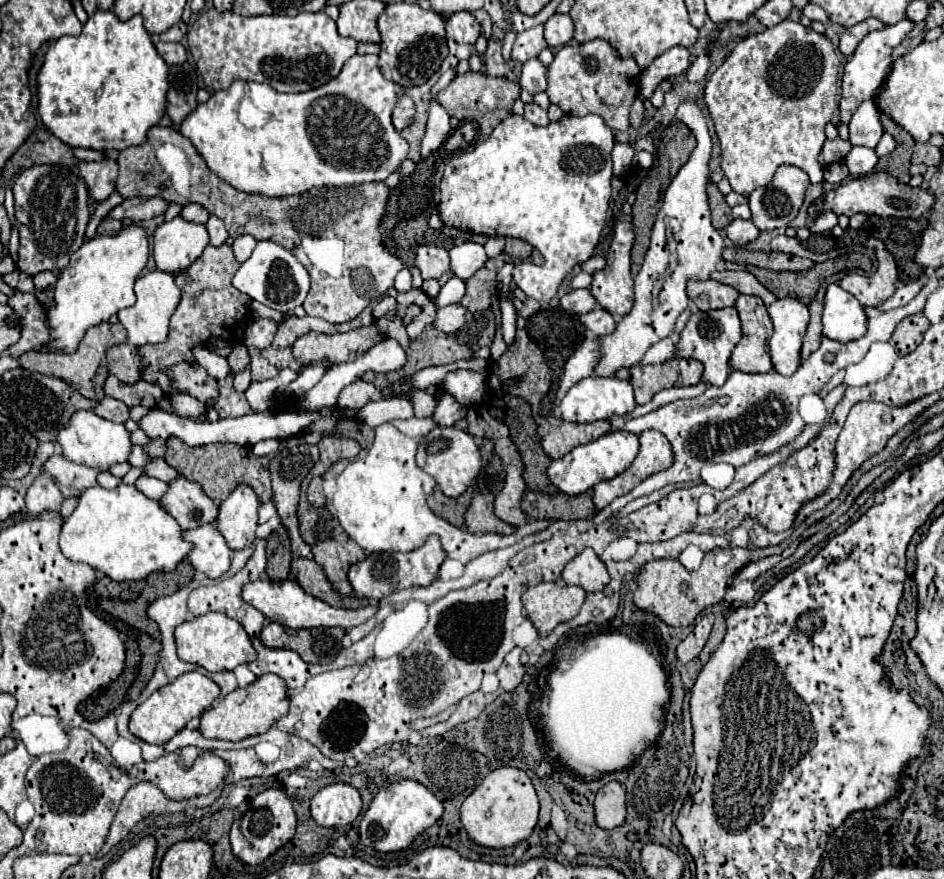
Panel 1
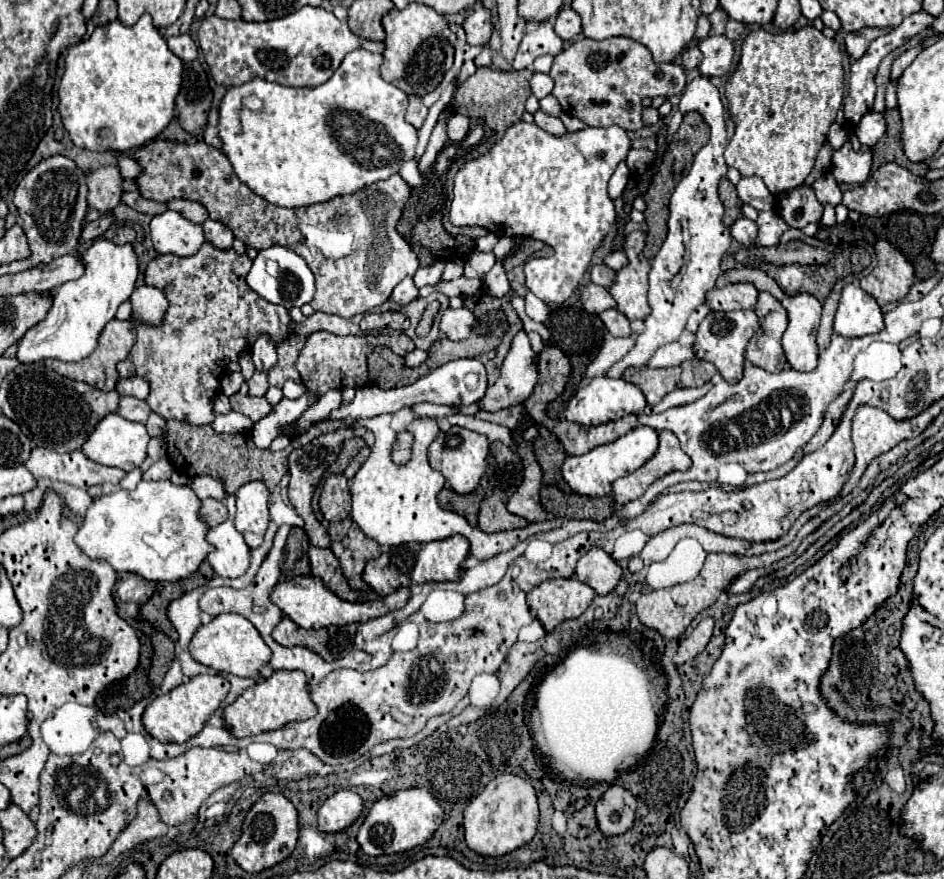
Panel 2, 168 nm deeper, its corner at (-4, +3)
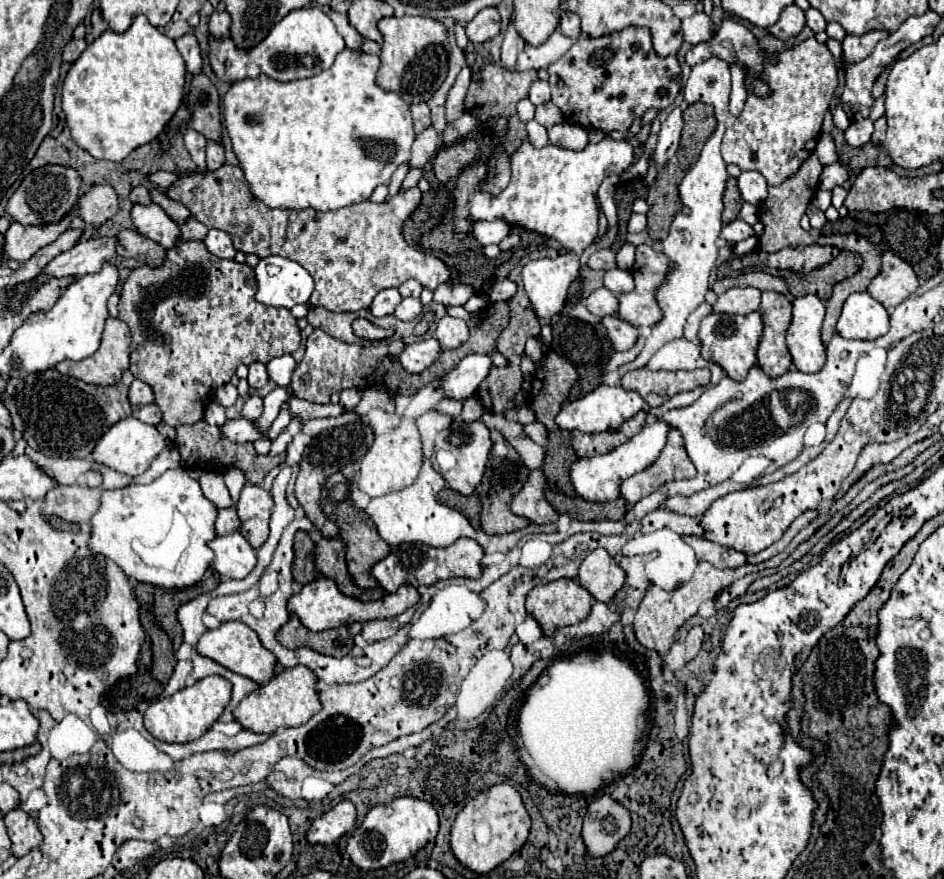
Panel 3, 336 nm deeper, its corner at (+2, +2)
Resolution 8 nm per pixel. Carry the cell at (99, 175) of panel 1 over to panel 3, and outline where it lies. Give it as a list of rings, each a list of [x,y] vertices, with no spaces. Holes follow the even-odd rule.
[[[93,185],[79,197],[79,217],[89,225],[103,225],[117,209],[117,195],[111,185]]]

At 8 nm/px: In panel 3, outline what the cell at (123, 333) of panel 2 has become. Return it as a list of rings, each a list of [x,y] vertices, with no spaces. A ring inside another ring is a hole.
[[[109,317],[105,321],[105,331],[101,347],[95,355],[83,361],[61,361],[57,365],[59,373],[81,379],[93,385],[115,385],[123,371],[129,369],[131,351],[131,331],[121,319]]]

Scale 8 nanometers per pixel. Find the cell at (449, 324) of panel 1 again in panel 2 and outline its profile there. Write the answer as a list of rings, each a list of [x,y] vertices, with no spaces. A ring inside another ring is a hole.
[[[447,308],[441,316],[439,328],[449,340],[463,340],[469,334],[473,322],[475,322],[475,316],[469,308],[459,308],[459,310]]]

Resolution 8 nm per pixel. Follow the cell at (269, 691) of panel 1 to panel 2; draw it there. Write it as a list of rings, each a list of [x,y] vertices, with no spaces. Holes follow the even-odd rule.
[[[277,670],[273,676],[259,680],[253,688],[247,688],[233,704],[225,706],[223,722],[235,738],[261,734],[267,730],[277,730],[293,720],[307,720],[317,712],[315,704],[309,700],[309,686],[303,672],[297,670]]]

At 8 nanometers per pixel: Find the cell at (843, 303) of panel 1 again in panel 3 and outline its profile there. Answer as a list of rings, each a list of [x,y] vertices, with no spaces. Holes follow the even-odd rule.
[[[867,291],[853,293],[843,305],[837,321],[837,333],[845,339],[871,341],[889,331],[889,313]]]

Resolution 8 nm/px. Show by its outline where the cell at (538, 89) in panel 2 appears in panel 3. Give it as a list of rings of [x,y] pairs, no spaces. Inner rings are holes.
[[[535,81],[535,83],[531,85],[529,99],[531,99],[533,105],[543,105],[543,103],[551,101],[551,89],[549,89],[549,83],[547,83],[547,81]]]

